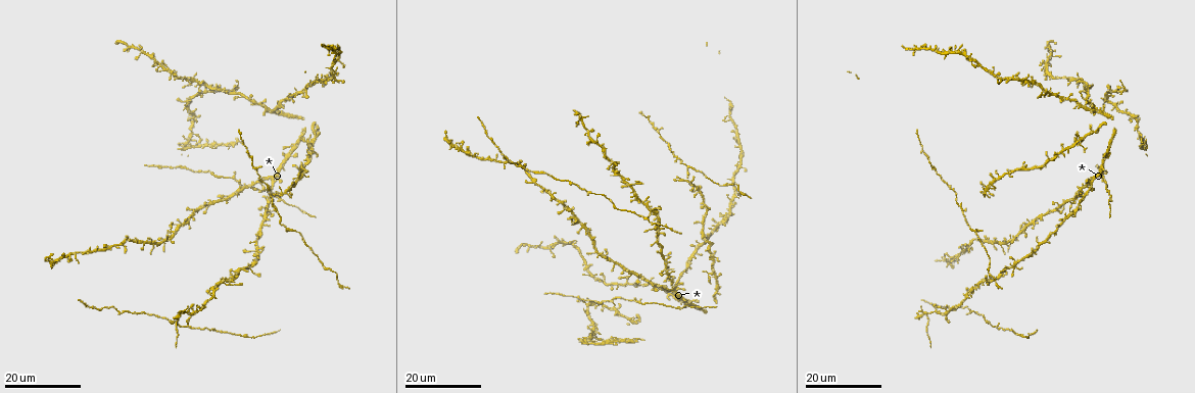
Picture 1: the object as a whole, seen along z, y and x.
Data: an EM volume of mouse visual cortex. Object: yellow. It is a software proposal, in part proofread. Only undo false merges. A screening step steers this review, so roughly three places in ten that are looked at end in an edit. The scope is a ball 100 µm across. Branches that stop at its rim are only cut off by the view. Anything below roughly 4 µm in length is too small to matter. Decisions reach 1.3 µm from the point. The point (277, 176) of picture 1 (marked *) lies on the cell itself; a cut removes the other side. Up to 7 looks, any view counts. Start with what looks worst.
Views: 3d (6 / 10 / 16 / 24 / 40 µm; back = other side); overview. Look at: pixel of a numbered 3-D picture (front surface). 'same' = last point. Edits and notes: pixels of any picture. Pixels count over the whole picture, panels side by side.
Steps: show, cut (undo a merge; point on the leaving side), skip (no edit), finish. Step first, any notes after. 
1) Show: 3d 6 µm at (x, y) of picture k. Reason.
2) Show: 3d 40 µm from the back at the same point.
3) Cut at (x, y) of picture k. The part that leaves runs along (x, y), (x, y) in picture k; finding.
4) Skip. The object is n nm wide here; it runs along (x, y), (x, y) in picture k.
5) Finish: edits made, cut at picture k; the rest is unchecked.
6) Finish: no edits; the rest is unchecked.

Show: 3d 16 µm at (581, 118) of picture 1. Looks like a crossing.

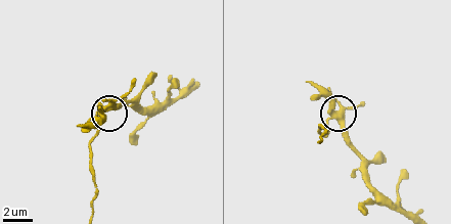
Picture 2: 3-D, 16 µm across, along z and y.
Show: 3d 10 µm at (331, 117) of picture 2.

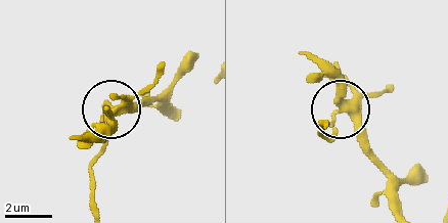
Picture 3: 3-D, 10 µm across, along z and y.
Cut at (333, 129) of picture 3. Two cells meet here.

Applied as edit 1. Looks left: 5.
Show: overview.

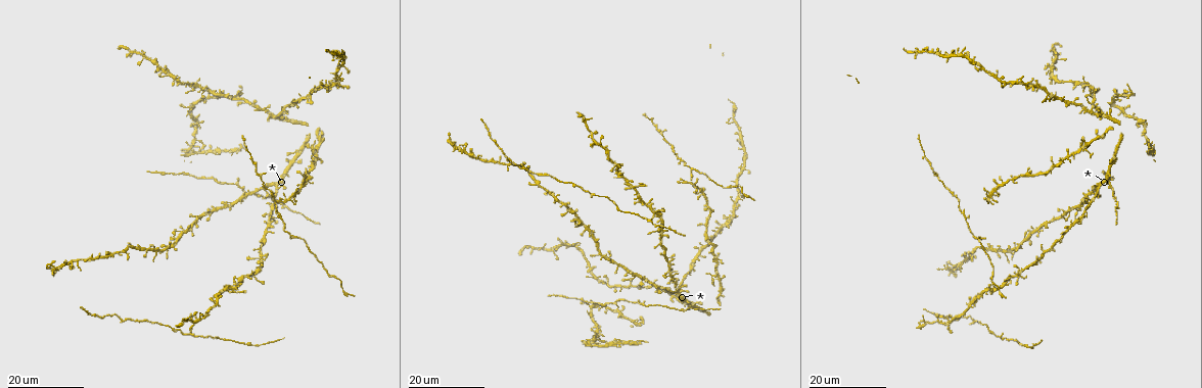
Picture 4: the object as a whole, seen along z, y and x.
Show: 3d 24 µm at (967, 217) of picture 4. Three-way junction.

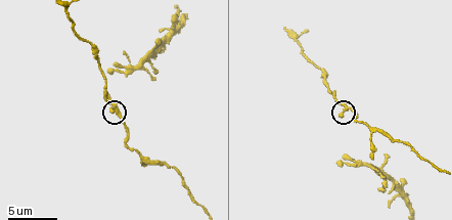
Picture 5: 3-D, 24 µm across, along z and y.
Show: 3d 10 µm at (120, 114) of picture 5. Zoom in.

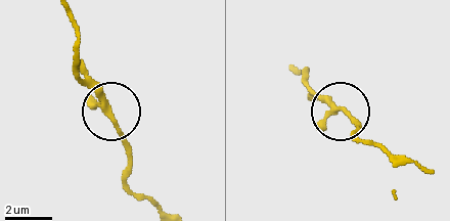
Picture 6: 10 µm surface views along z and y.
Show: 3d 10 µm from the back at (334, 109) of picture 6.

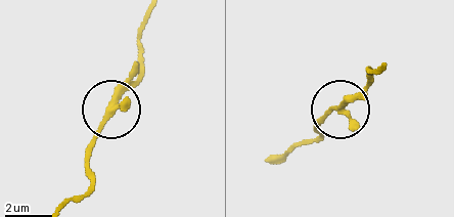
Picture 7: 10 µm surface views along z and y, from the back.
Skip. Continuous, no second cell.

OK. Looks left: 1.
Finish: edits made, cut at picture 3; the rest is unchecked.

